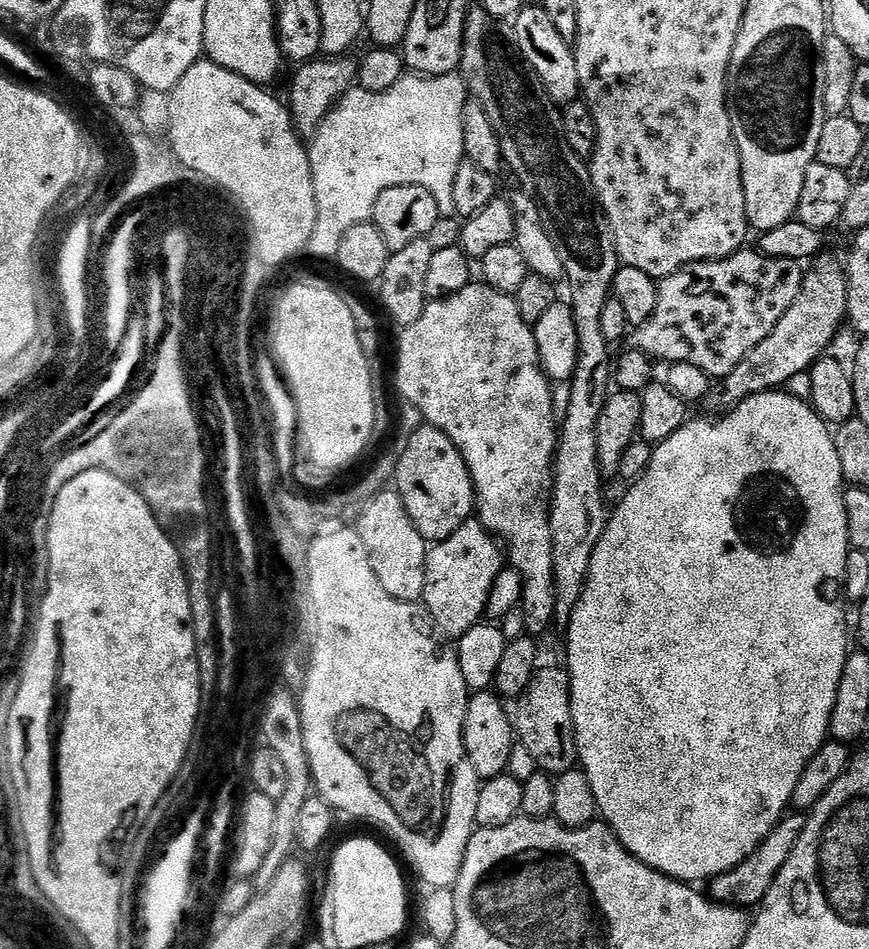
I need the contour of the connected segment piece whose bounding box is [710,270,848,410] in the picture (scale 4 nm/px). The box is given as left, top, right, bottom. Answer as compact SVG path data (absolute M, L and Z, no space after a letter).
M805 271L802 290L794 306L782 314L772 333L761 344L754 346L754 350L750 350L738 366L717 383L710 394L711 404L720 407L720 410L731 409L754 394L779 389L796 374L809 371L831 347L847 314L848 281L845 273Z

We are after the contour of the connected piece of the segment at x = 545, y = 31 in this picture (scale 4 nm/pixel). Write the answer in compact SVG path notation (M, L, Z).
M525 6L511 21L510 27L512 27L511 43L521 61L527 65L531 75L538 81L545 97L553 105L557 104L556 106L572 104L575 100L581 99L575 51L569 41L558 34L557 29L550 22L546 10L541 6L535 6L535 8Z

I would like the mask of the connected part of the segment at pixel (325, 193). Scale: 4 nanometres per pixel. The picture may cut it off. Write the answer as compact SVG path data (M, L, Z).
M405 74L385 92L367 92L359 86L349 88L316 129L311 137L312 144L310 140L308 161L312 167L316 217L314 230L308 239L307 255L331 261L338 254L338 246L346 230L350 230L350 226L369 223L378 194L394 186L422 186L422 190L428 191L434 197L434 202L438 202L441 217L455 217L454 174L466 160L462 142L462 114L469 100L468 87L459 74Z

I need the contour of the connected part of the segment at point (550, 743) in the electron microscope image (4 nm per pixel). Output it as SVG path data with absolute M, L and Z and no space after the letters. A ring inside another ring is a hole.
M541 667L532 675L528 688L515 701L514 732L519 743L533 755L537 769L548 774L569 772L577 763L576 735L572 729L572 691L563 667Z

